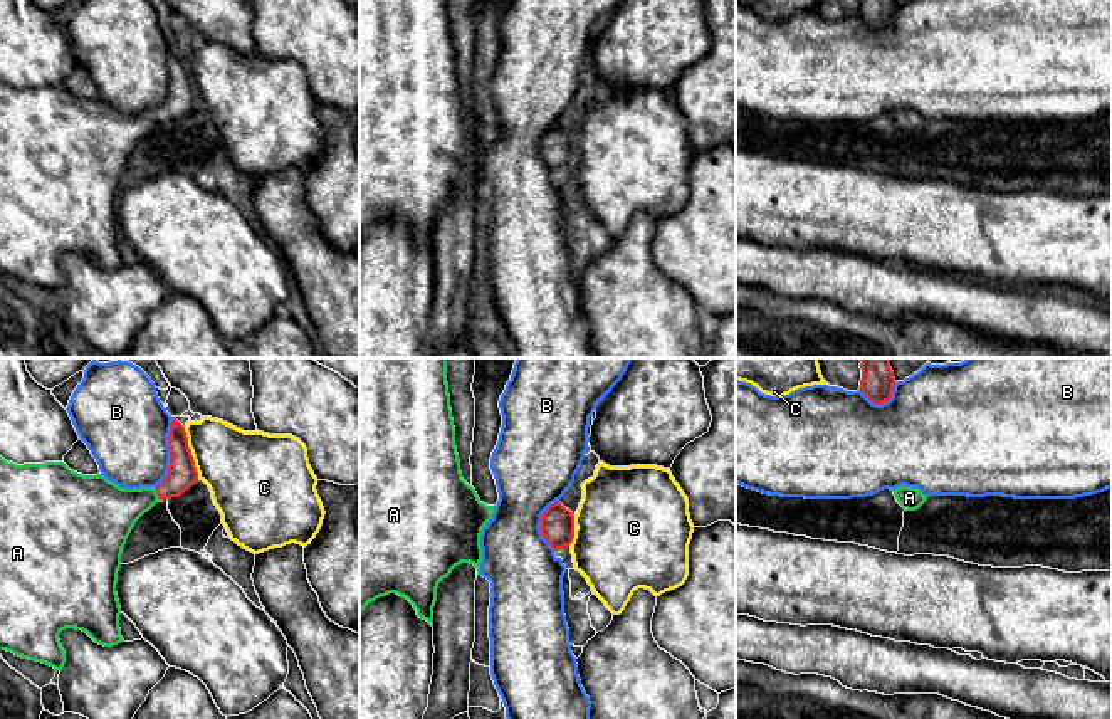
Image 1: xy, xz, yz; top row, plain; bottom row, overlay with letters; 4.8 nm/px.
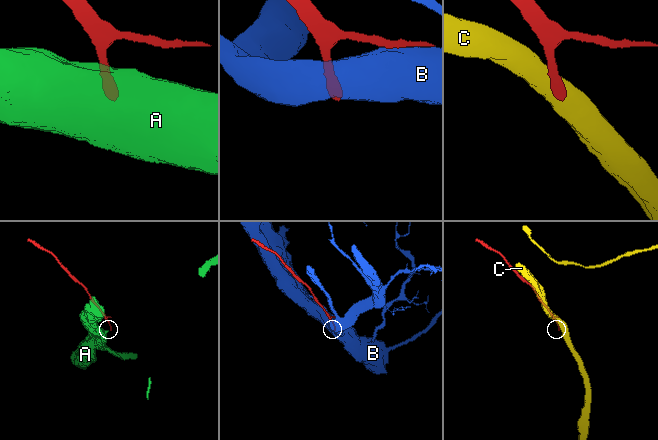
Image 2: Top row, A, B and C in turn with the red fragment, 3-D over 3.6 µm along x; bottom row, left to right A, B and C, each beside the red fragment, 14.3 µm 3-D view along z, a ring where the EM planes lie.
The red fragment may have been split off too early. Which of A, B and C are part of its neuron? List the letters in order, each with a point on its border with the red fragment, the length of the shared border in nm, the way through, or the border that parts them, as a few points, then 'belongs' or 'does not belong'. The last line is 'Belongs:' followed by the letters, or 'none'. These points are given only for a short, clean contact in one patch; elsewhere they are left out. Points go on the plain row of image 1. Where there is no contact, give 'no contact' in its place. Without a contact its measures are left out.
A: meets red in xy at (157, 116); contact 70 nm long; runs through xy (182, 98), (167, 113), (157, 116), (108, 135); belongs
B: meets red in xy at (170, 76); contact 340 nm long; does not belong
C: meets red in xy at (190, 76); contact 260 nm long; border along xy (183, 51), (199, 101); does not belong
Belongs: A

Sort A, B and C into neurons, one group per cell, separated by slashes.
A / B / C

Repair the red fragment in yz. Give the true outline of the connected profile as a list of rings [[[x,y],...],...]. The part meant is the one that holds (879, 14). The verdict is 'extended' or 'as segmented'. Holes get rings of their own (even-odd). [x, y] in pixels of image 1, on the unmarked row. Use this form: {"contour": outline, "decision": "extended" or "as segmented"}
{"contour": [[[862,0],[860,15],[875,29],[882,29],[892,22],[894,0]]], "decision": "as segmented"}

